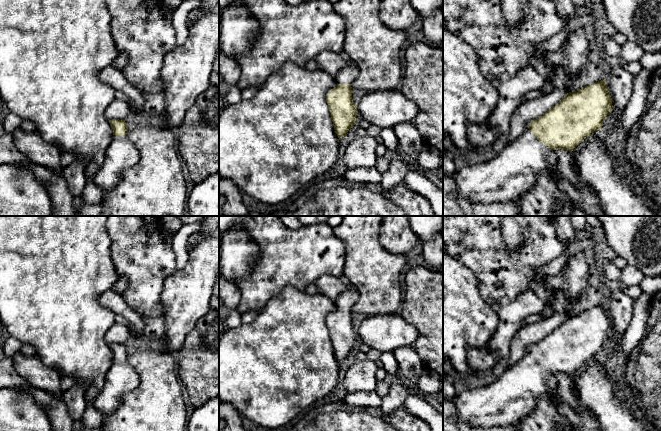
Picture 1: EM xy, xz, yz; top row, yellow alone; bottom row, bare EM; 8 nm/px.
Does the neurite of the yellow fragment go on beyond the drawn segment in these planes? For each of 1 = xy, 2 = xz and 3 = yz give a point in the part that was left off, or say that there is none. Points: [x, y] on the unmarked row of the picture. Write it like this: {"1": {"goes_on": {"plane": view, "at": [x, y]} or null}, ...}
{"1": {"goes_on": {"plane": "xy", "at": [121, 378]}}, "2": {"goes_on": {"plane": "xz", "at": [347, 299]}}, "3": {"goes_on": {"plane": "yz", "at": [514, 394]}}}

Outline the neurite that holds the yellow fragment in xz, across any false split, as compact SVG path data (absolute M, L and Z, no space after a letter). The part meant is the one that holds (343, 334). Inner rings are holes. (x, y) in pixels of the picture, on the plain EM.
M347 286L335 300L337 309L326 318L334 354L339 363L355 349L358 335L352 323L351 308L359 297L359 292L353 286Z

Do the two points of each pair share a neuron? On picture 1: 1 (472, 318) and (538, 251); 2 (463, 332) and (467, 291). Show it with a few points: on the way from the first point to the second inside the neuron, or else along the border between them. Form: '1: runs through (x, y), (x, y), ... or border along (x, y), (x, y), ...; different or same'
1: border along (476, 282), (481, 297), (490, 305); different
2: runs through (463, 322), (463, 301); same

